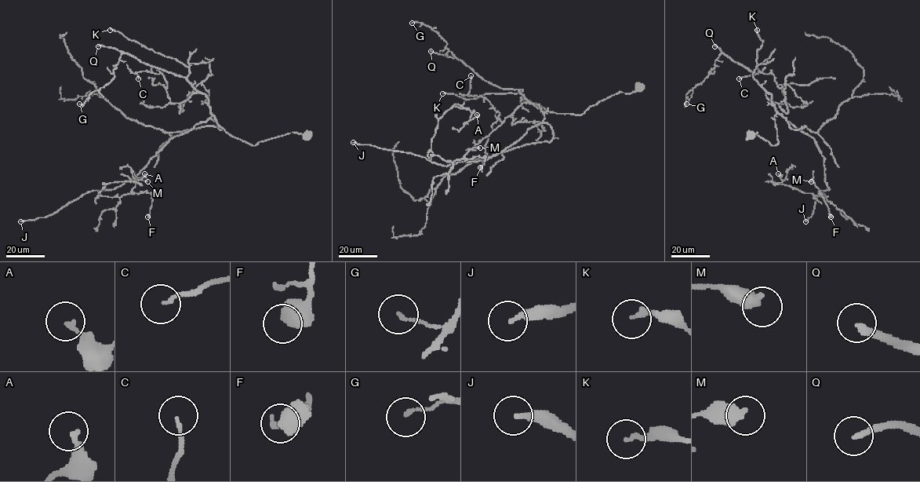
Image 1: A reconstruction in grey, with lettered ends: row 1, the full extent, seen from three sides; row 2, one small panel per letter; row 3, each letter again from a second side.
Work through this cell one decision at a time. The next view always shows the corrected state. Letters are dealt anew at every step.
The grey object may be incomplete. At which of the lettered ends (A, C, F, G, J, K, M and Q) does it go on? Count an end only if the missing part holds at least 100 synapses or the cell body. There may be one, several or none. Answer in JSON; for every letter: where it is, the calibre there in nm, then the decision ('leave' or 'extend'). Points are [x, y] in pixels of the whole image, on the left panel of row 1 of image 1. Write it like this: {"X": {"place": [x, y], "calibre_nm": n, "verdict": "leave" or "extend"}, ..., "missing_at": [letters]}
{"A": {"place": [144, 173], "calibre_nm": 180, "verdict": "leave"}, "C": {"place": [138, 78], "calibre_nm": 110, "verdict": "leave"}, "F": {"place": [147, 217], "calibre_nm": 650, "verdict": "leave"}, "G": {"place": [79, 104], "calibre_nm": 130, "verdict": "leave"}, "J": {"place": [20, 221], "calibre_nm": 240, "verdict": "extend"}, "K": {"place": [110, 30], "calibre_nm": 150, "verdict": "leave"}, "M": {"place": [147, 181], "calibre_nm": 500, "verdict": "leave"}, "Q": {"place": [98, 46], "calibre_nm": 240, "verdict": "extend"}, "missing_at": ["J", "Q"]}

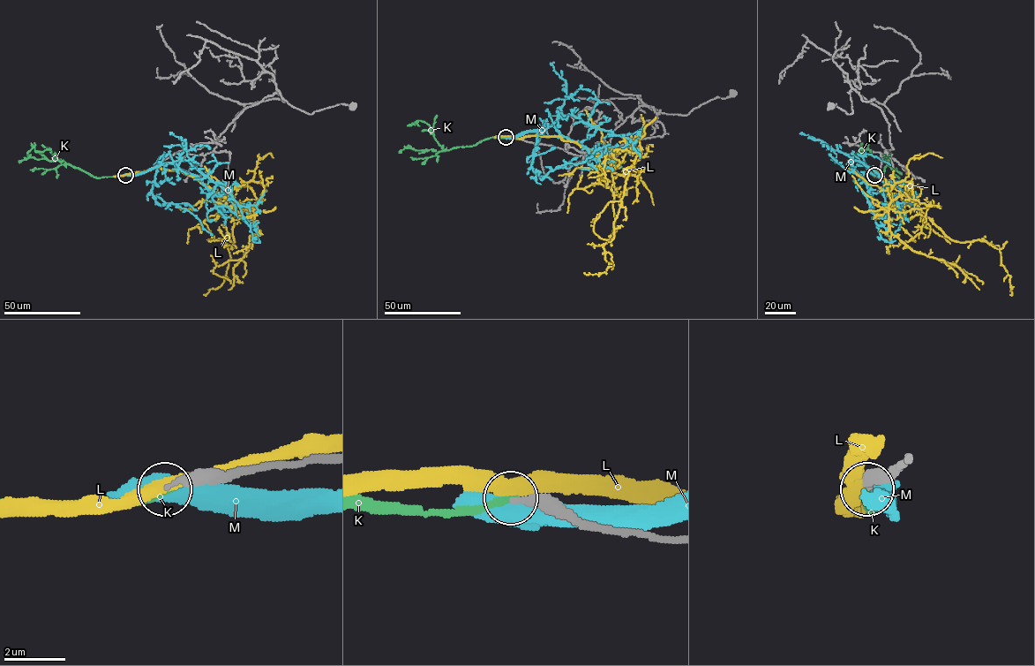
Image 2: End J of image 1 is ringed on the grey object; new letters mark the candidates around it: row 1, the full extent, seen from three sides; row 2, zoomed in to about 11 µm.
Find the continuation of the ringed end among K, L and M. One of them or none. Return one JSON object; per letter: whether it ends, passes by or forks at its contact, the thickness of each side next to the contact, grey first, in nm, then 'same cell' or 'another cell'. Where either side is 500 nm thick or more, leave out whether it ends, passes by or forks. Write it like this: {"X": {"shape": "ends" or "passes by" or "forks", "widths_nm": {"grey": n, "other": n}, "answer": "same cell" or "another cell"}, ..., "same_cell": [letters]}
{"K": {"shape": "ends", "widths_nm": {"grey": 300, "other": 200}, "answer": "same cell"}, "L": {"shape": "passes by", "widths_nm": {"grey": 480, "other": 440}, "answer": "another cell"}, "M": {"widths_nm": {"grey": 550, "other": 600}, "answer": "another cell"}, "same_cell": ["K"]}

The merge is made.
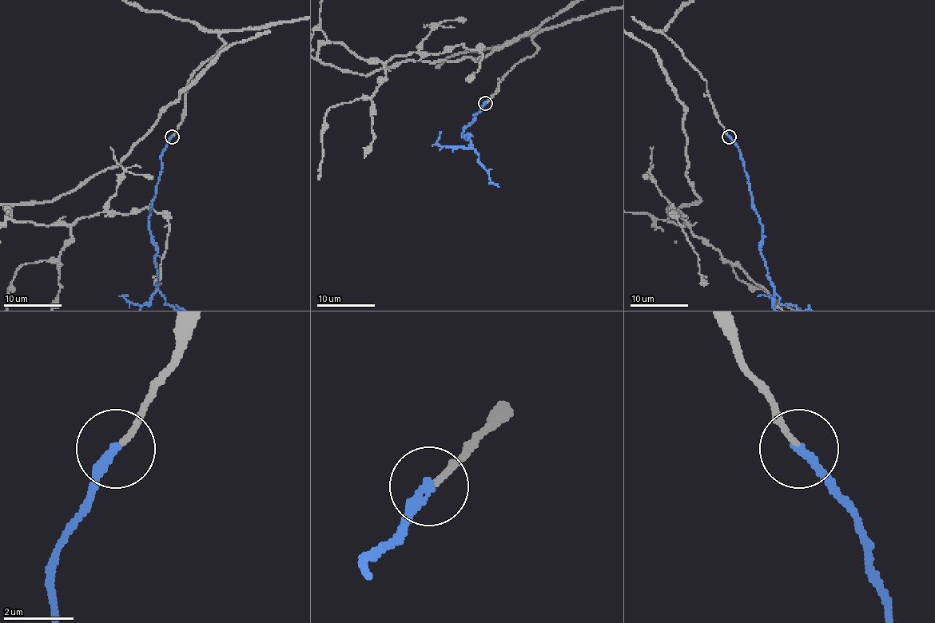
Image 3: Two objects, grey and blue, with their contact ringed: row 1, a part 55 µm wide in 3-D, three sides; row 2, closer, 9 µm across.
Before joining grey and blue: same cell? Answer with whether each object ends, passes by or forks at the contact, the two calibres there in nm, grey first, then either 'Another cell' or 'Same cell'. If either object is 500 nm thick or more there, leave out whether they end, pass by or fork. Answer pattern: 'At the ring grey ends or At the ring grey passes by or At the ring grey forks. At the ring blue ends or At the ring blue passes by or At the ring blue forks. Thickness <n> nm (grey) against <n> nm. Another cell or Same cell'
At the ring grey ends. At the ring blue ends. Thickness 150 nm (grey) against 190 nm. Same cell

